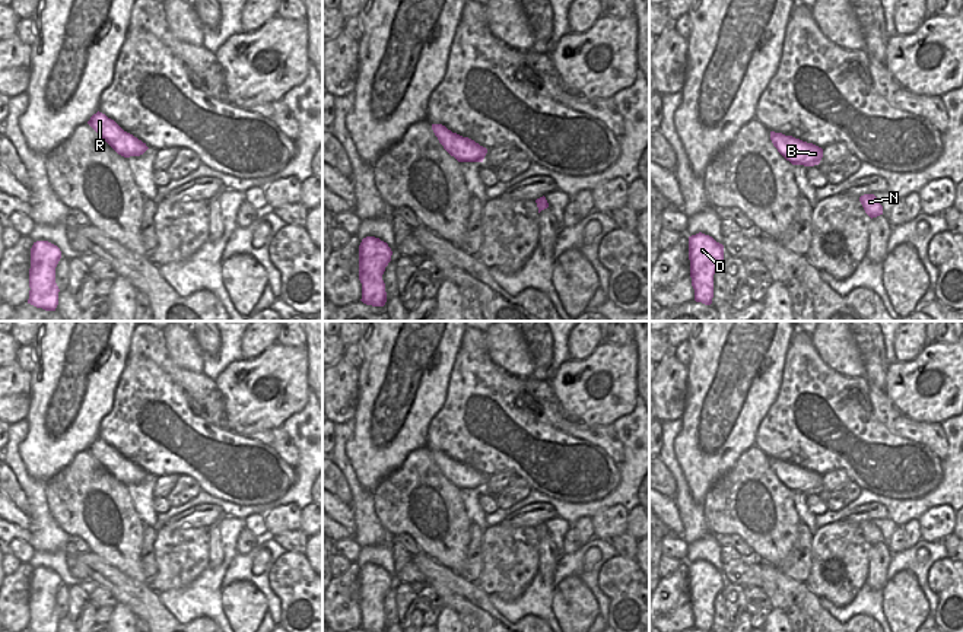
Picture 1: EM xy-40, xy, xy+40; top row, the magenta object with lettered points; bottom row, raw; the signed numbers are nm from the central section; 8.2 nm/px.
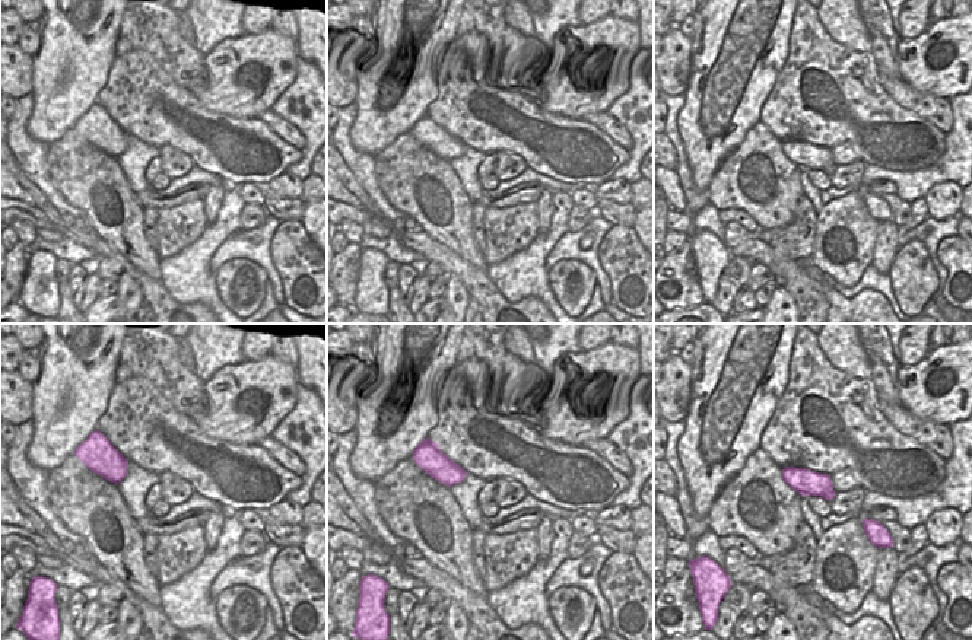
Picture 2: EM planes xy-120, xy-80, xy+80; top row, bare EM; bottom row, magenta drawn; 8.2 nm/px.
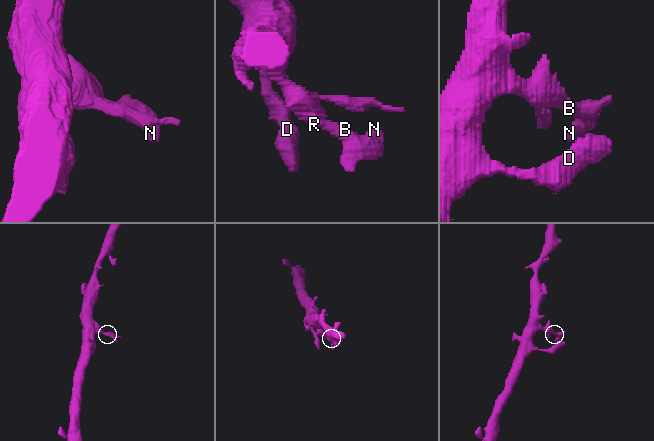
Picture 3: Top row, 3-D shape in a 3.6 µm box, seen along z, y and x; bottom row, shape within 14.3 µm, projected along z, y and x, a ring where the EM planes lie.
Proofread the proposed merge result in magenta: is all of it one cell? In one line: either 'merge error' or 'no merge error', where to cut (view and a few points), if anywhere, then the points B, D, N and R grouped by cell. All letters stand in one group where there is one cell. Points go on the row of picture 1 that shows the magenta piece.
no merge error; no cut; B D N R

